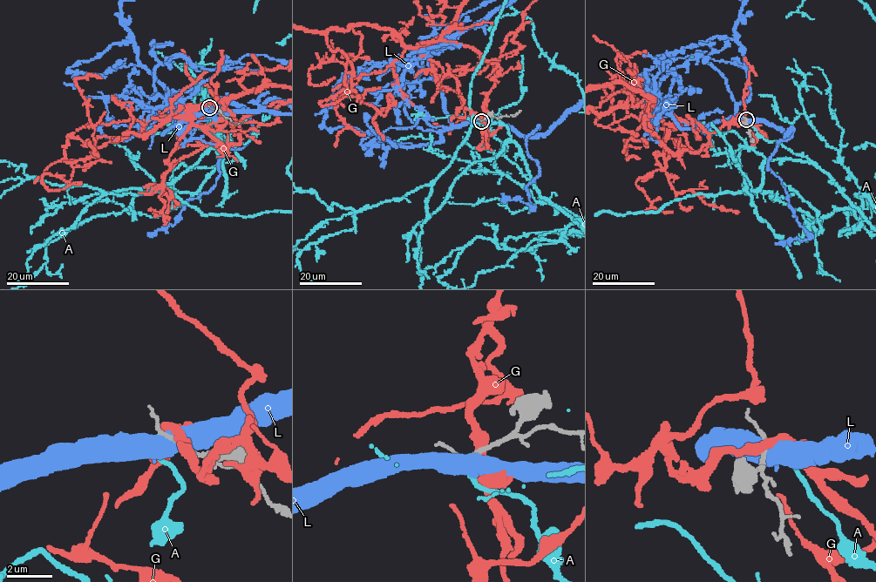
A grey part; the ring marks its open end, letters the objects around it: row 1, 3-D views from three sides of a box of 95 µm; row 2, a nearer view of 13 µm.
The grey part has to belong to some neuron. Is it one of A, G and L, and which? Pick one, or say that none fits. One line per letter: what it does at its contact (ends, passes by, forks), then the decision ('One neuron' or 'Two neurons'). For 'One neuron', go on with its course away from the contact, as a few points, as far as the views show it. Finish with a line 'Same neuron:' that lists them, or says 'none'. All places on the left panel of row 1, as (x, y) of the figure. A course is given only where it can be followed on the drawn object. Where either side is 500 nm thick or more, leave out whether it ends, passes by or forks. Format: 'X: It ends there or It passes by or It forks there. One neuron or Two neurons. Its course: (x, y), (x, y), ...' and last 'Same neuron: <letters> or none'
A: It ends there. One neuron
G: It passes by. Two neurons
L: Two neurons
Same neuron: A

